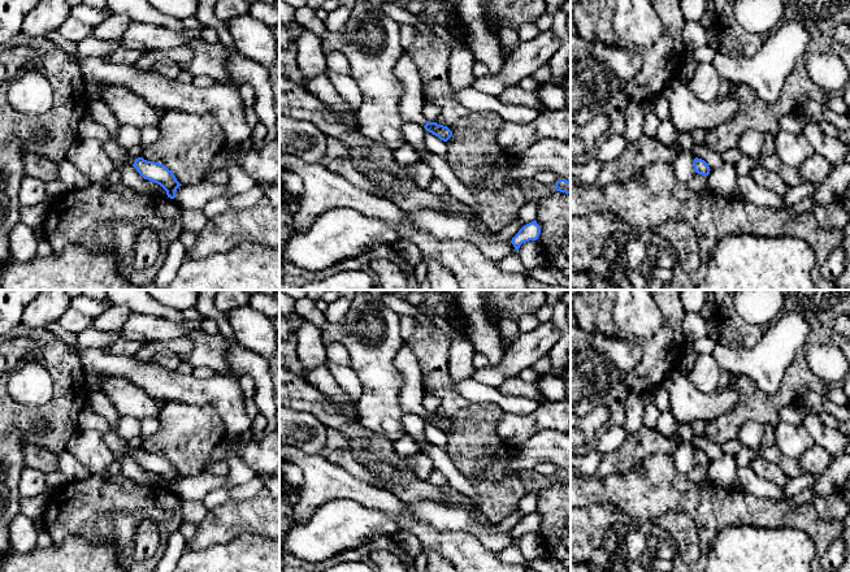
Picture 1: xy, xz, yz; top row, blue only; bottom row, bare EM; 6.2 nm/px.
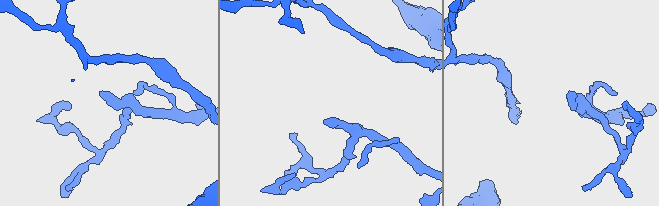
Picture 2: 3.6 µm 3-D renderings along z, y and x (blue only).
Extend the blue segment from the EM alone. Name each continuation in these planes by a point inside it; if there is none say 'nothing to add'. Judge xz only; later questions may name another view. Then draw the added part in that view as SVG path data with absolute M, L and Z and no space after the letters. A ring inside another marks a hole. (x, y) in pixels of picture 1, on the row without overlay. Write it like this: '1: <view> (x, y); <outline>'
1: xz (412, 393); M406 343L396 354L394 364L403 376L403 386L399 394L399 403L404 413L426 416L422 406L425 389L419 360L412 348Z

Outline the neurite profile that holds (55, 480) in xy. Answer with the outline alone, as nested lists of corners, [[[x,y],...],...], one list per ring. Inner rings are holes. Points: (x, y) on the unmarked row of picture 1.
[[[60,471],[45,474],[45,481],[49,493],[69,484],[68,478]]]

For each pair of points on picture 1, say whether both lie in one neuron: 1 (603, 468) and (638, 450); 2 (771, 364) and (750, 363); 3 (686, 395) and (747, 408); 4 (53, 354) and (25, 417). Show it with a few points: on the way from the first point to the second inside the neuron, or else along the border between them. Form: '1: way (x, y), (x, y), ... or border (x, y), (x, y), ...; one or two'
1: way (612, 463), (629, 454); one
2: way (766, 364), (755, 363); one
3: border (729, 384), (738, 391), (738, 401), (725, 412); two
4: way (61, 373), (61, 398), (44, 412); one

